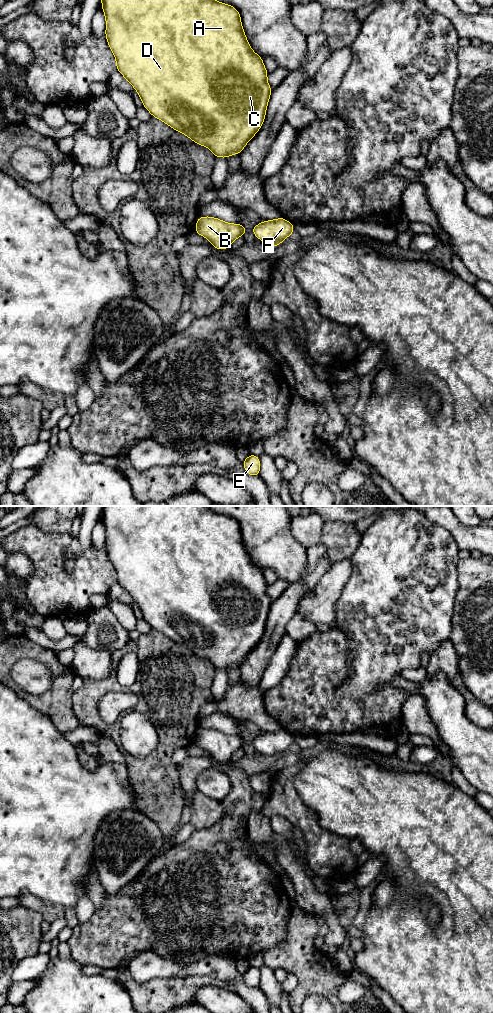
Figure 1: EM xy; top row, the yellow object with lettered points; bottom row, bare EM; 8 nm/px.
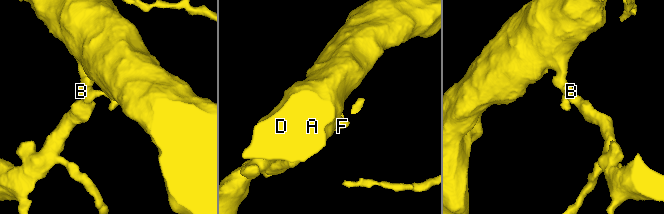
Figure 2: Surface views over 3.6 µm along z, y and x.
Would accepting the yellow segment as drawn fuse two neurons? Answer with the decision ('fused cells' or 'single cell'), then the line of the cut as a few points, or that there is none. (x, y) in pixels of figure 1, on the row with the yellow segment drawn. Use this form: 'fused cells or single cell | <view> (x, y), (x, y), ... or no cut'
single cell | no cut

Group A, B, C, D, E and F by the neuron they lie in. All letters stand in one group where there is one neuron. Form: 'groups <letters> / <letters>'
groups A B C D E F

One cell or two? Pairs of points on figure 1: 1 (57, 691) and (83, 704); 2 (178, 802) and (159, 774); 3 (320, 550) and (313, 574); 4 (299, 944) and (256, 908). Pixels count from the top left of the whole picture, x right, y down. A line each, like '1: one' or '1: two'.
1: two
2: one
3: one
4: two

